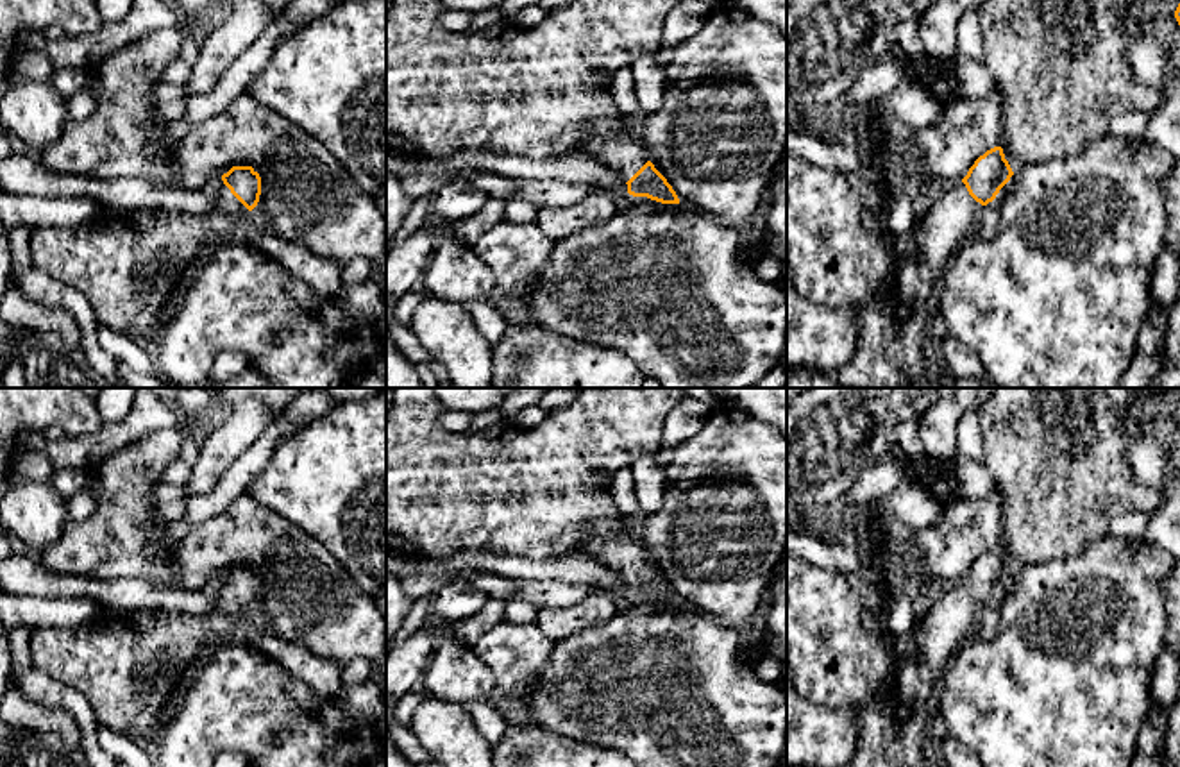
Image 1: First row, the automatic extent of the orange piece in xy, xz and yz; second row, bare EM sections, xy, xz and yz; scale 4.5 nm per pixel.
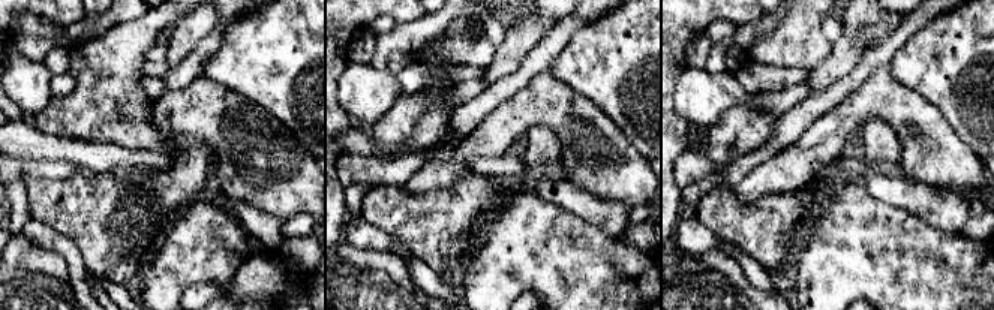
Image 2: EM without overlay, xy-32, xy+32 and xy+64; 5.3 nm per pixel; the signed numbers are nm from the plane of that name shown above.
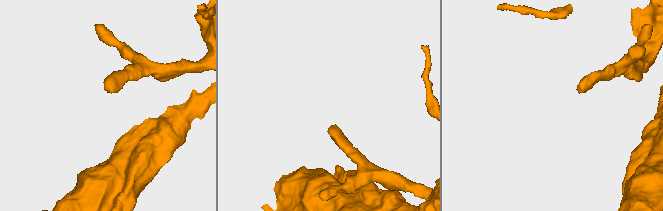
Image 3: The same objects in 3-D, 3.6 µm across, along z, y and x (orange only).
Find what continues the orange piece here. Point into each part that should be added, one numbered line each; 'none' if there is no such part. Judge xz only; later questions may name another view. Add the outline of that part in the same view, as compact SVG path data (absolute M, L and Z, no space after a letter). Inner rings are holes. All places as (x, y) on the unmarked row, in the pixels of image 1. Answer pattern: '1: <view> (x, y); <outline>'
1: xz (542, 492); M395 388L393 402L386 411L386 552L408 560L442 558L458 551L517 556L535 561L579 556L601 561L628 583L647 563L647 556L642 538L629 535L626 515L619 511L610 493L611 477L617 470L631 467L636 459L663 449L665 417L685 397L688 397L685 388L583 388L570 404L549 411L535 427L518 427L515 422L502 418L477 433L454 433L440 424L443 409L433 388Z

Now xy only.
1: xy (134, 673); M223 581L213 586L213 595L213 610L204 615L141 610L132 620L100 622L91 617L79 628L36 626L30 629L32 667L80 692L102 726L143 746L177 712L191 676L220 644L238 638L241 626L249 620L249 610Z

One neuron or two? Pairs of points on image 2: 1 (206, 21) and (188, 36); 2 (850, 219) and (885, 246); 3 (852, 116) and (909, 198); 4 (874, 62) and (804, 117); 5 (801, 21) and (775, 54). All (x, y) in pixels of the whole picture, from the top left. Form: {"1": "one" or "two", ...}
{"1": "one", "2": "one", "3": "two", "4": "one", "5": "one"}

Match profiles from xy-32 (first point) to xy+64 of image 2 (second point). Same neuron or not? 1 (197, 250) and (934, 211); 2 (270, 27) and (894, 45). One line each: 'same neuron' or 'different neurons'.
1: different neurons
2: different neurons

